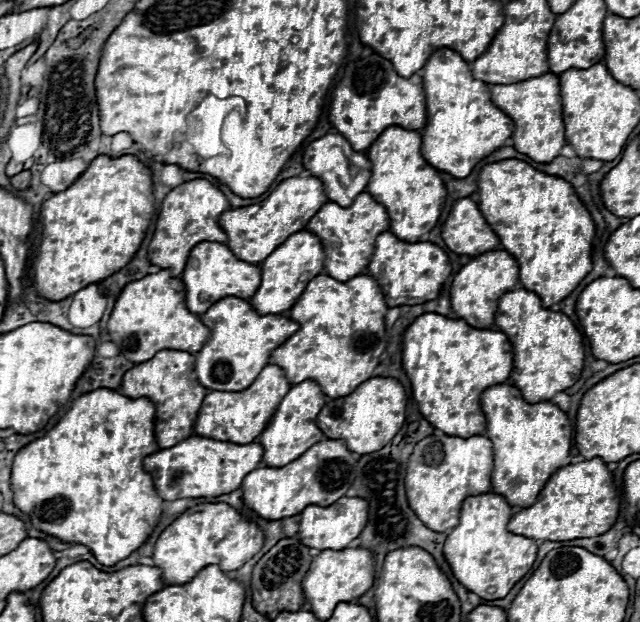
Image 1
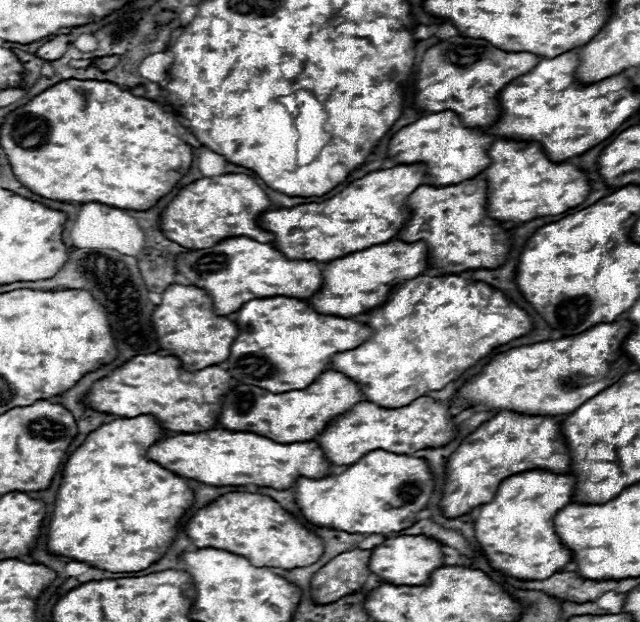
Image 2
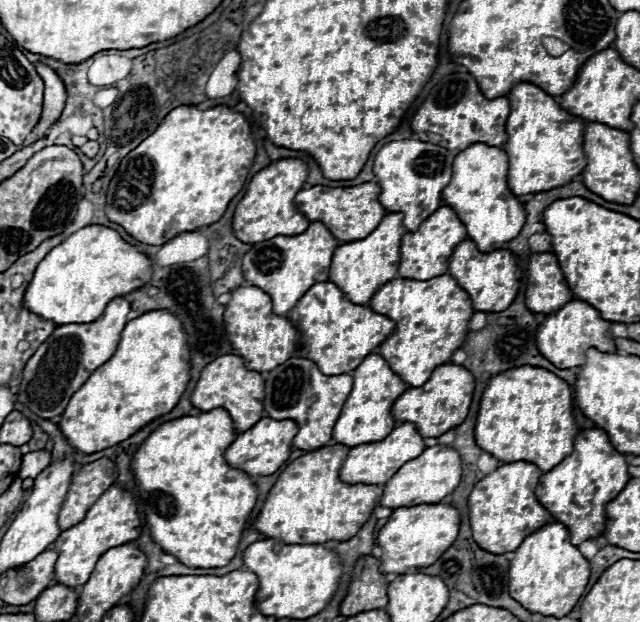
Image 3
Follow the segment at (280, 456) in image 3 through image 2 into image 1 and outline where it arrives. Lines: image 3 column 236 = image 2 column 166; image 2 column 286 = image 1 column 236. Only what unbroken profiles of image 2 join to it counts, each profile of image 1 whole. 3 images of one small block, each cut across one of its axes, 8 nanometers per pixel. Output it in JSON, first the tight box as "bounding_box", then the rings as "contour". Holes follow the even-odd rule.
{"bounding_box":[144,436,264,500],"contour":[[[190,436],[184,442],[178,442],[176,446],[160,448],[154,454],[146,456],[144,470],[152,474],[156,492],[162,500],[222,496],[240,488],[244,476],[260,466],[262,452],[264,448],[258,442],[232,444],[202,436]]]}

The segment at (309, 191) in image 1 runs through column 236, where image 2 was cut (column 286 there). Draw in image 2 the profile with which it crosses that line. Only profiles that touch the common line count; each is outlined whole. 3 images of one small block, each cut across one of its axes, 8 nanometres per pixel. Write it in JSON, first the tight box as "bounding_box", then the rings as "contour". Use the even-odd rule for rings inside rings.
{"bounding_box":[258,164,426,262],"contour":[[[400,164],[388,170],[370,172],[358,180],[352,180],[344,190],[324,202],[268,210],[258,218],[258,224],[274,236],[272,246],[286,258],[316,262],[342,258],[346,254],[364,250],[366,246],[390,242],[396,238],[398,230],[406,224],[408,218],[404,200],[420,184],[424,184],[424,174],[426,172],[422,164]]]}

